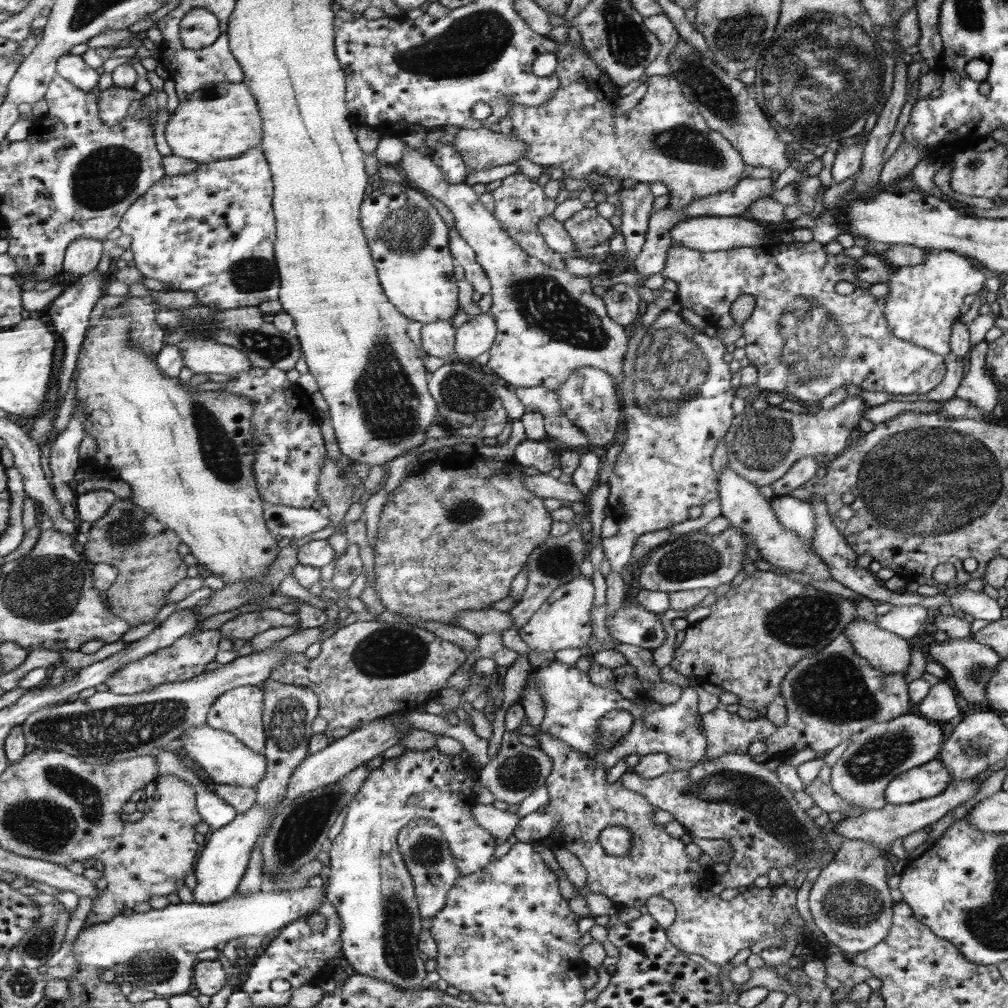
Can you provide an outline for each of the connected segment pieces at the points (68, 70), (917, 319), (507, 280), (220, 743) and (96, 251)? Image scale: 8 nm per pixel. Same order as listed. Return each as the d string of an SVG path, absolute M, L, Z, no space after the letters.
M80 51L70 52L59 58L56 65L57 74L68 82L75 83L80 90L91 92L98 84L100 70L92 69L84 63Z
M930 249L925 250L925 253L927 256L925 256L925 260L920 264L902 267L893 266L892 275L886 281L888 286L890 286L890 292L884 296L887 301L883 311L891 327L892 334L896 335L896 338L904 339L906 342L911 342L919 347L924 347L946 359L946 376L938 386L932 389L930 398L920 396L919 398L912 398L912 402L916 402L916 400L944 401L956 397L956 391L966 373L967 363L962 362L959 356L956 356L951 349L951 328L953 322L956 319L960 319L960 308L964 304L964 298L968 294L976 295L976 292L983 288L983 284L985 284L986 278L989 275L989 272L980 267L980 264L950 250Z
M406 148L404 156L399 163L407 180L417 189L423 190L428 196L432 196L444 203L454 216L454 226L459 235L474 249L476 260L482 266L491 284L492 306L489 313L494 317L497 326L497 335L492 343L490 358L485 369L496 377L504 378L507 384L514 388L532 388L544 386L554 391L572 376L579 368L589 366L607 372L618 386L623 386L625 374L623 362L630 348L629 328L617 323L607 314L607 305L604 297L596 295L592 291L590 278L576 277L565 270L557 270L548 266L542 260L529 255L501 227L490 210L486 210L484 204L478 199L478 194L464 184L448 184L444 174L438 170L438 166L432 162L431 156L420 152L418 148Z
M208 724L193 726L178 739L182 740L182 752L186 754L186 758L205 770L216 784L255 788L267 776L267 758L264 754L256 754L228 731L216 730Z
M79 238L72 241L63 257L63 271L75 281L96 270L102 250L106 244L89 238Z

